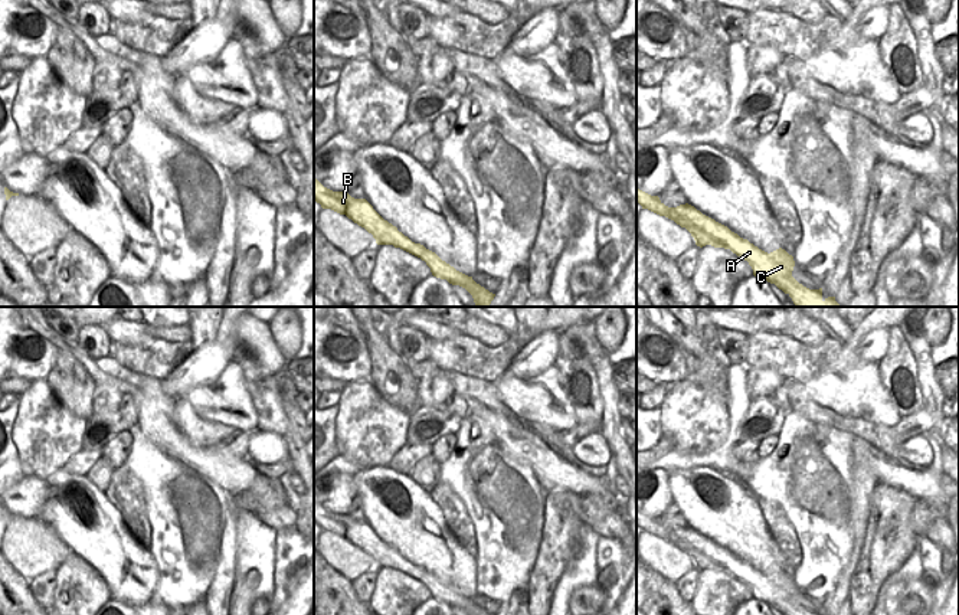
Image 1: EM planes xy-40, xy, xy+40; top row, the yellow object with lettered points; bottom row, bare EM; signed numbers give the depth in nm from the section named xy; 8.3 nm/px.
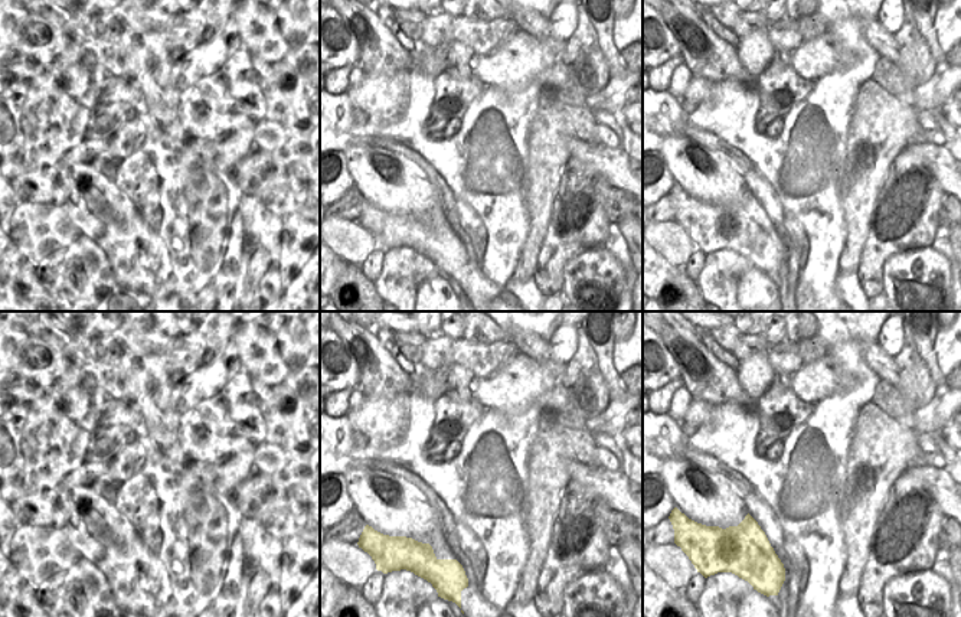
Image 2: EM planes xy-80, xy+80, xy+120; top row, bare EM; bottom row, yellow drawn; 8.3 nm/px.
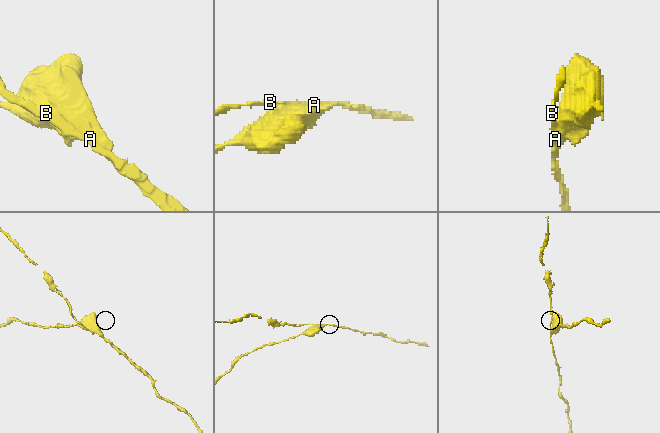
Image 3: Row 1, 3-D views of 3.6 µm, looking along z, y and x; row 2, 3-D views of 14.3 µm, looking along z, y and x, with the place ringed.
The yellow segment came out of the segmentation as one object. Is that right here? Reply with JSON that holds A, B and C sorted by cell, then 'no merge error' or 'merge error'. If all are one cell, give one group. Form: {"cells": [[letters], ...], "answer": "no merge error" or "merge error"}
{"cells": [["A", "C"], ["B"]], "answer": "merge error"}

